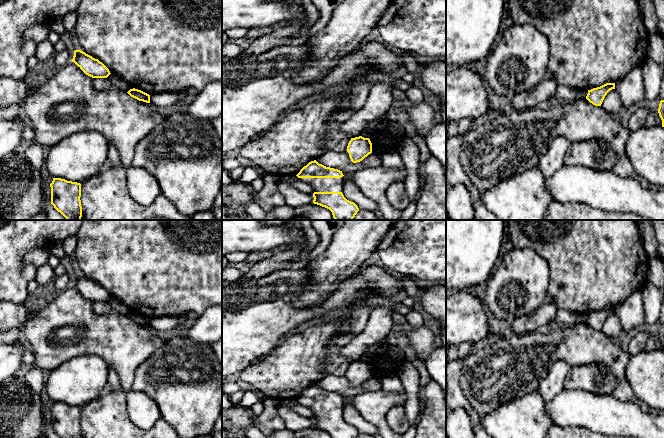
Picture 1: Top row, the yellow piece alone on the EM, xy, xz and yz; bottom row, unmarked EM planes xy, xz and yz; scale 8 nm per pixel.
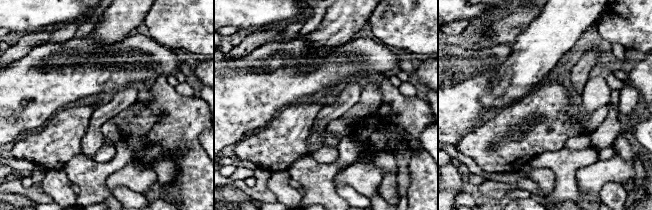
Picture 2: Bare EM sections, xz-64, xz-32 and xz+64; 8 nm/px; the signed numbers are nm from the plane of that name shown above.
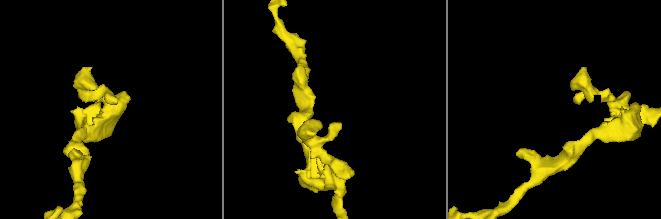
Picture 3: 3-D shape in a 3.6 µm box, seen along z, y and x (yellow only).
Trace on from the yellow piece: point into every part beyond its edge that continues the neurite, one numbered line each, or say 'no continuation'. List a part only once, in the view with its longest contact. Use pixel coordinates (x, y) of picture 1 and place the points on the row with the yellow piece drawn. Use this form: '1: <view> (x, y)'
1: xz (318, 184)

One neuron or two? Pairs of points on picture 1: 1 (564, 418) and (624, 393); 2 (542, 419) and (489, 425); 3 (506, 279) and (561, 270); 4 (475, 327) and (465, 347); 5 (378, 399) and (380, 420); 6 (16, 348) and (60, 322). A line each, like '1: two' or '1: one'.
1: two
2: one
3: two
4: two
5: one
6: two

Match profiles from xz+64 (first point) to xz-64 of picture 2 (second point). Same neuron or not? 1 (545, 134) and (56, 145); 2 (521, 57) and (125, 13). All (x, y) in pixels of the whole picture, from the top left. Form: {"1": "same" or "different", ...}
{"1": "same", "2": "same"}

